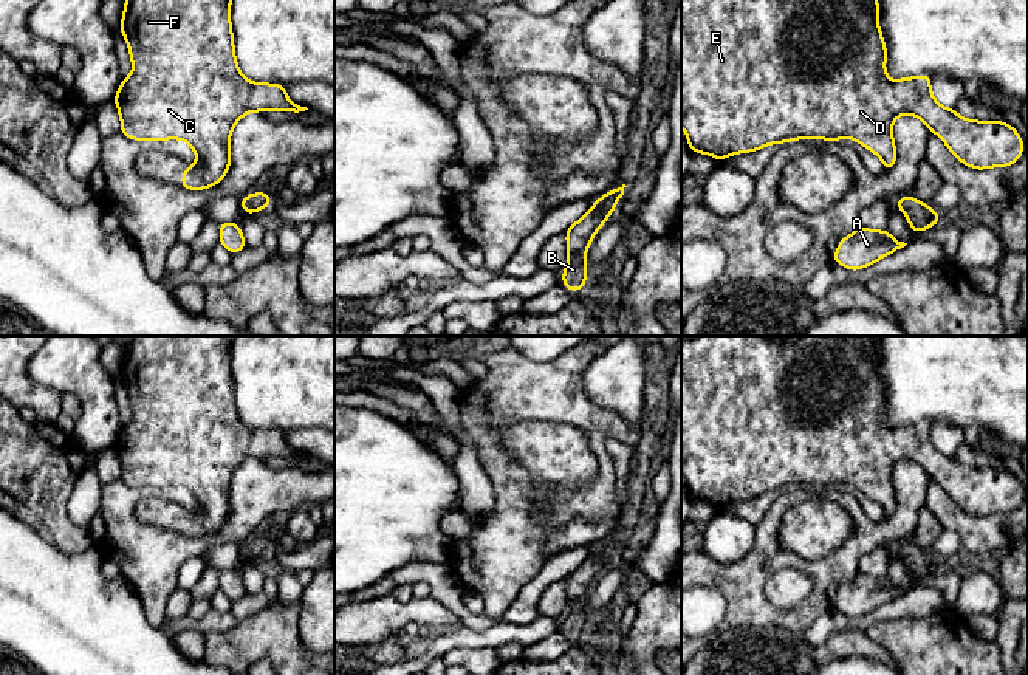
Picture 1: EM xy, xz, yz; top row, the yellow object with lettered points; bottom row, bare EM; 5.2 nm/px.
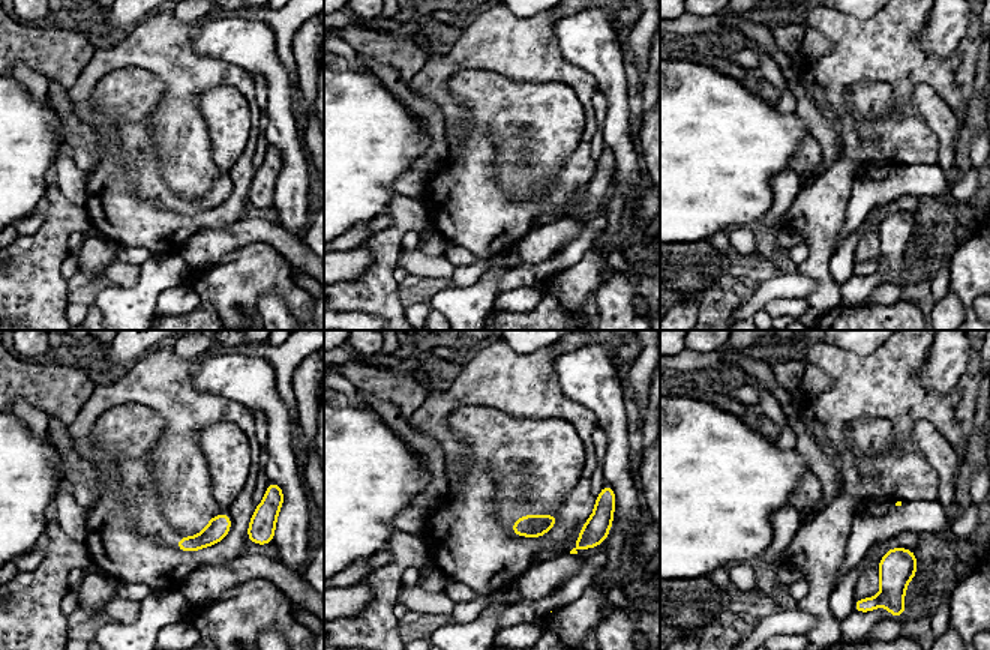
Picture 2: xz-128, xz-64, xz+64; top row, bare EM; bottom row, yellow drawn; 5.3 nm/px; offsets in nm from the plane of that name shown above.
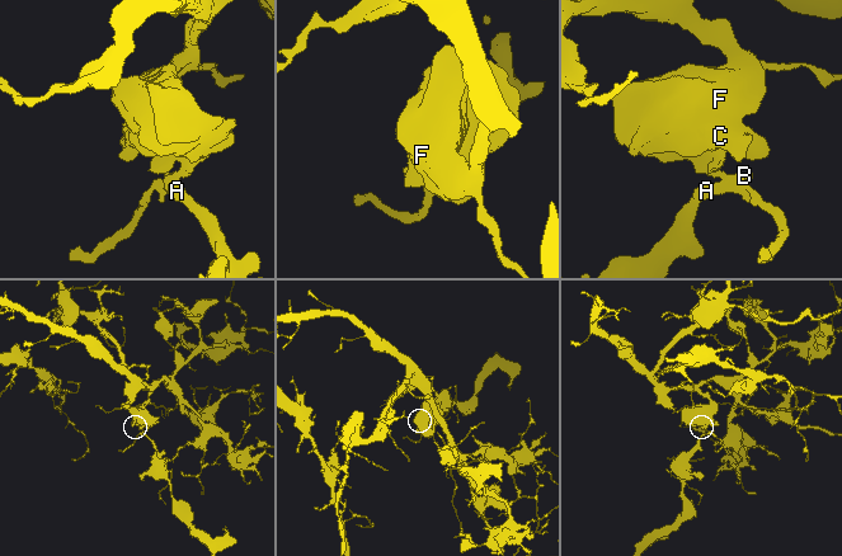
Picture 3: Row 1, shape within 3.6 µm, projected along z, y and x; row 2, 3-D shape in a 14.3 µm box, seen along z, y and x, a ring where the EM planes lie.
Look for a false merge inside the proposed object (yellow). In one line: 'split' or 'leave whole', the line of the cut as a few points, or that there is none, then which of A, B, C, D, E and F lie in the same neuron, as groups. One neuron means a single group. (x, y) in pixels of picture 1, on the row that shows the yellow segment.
leave whole; cut none; groups A B C D E F

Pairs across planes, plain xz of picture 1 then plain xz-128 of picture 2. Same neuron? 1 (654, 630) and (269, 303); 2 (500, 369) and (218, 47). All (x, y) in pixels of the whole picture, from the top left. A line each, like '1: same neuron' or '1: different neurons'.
1: same neuron
2: different neurons

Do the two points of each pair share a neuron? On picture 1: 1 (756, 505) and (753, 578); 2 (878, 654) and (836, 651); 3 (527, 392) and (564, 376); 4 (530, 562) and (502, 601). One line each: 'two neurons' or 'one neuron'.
1: two neurons
2: one neuron
3: one neuron
4: one neuron

